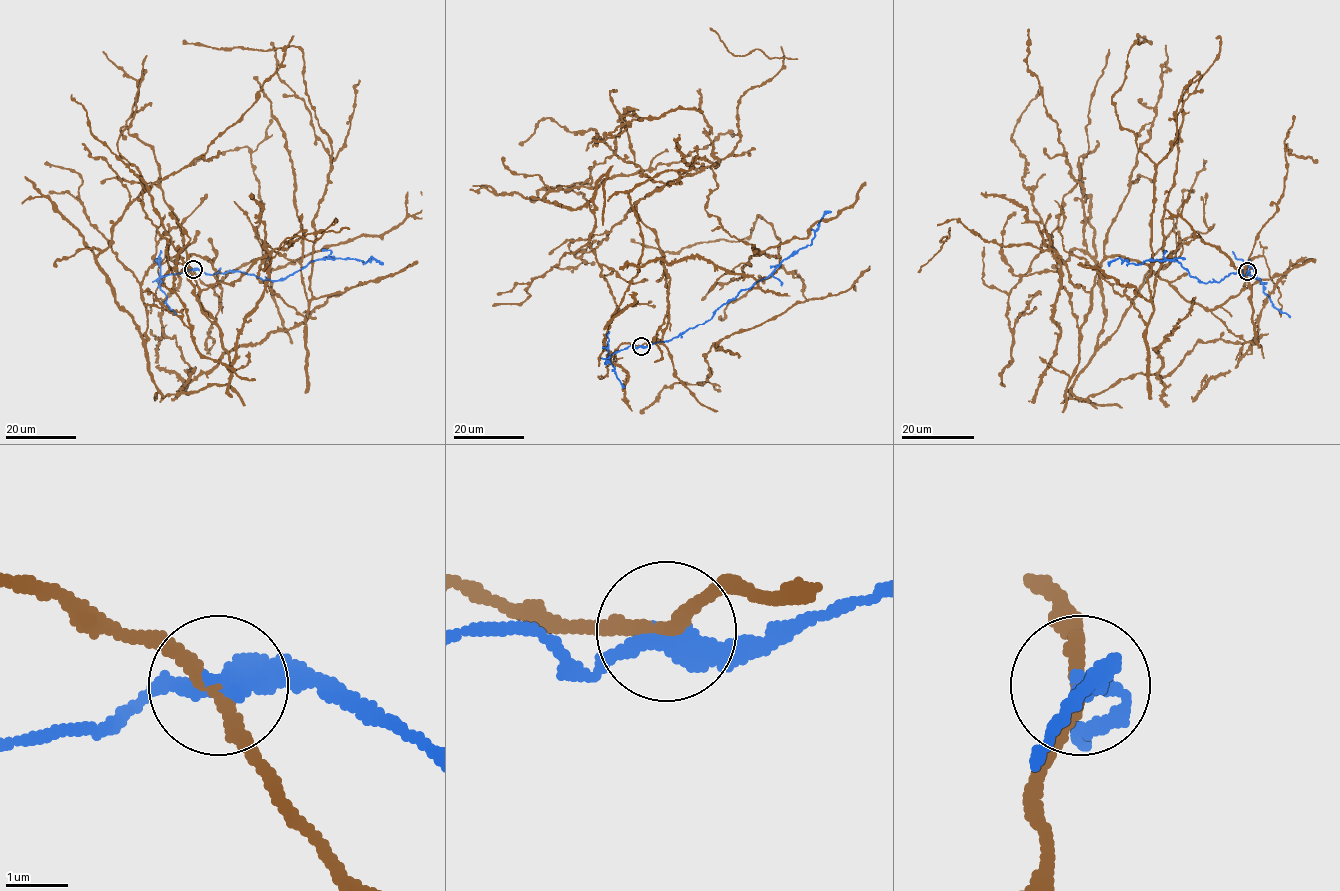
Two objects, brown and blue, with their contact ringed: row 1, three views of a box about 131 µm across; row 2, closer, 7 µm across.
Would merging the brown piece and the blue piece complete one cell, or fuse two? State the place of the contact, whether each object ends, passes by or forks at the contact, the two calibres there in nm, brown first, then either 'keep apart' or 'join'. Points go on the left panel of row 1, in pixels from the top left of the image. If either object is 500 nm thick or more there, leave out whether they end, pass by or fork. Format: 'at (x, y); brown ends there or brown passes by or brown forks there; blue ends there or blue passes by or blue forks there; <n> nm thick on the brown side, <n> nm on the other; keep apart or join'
at (193, 269); brown passes by; blue passes by; 200 nm thick on the brown side, 360 nm on the other; keep apart

